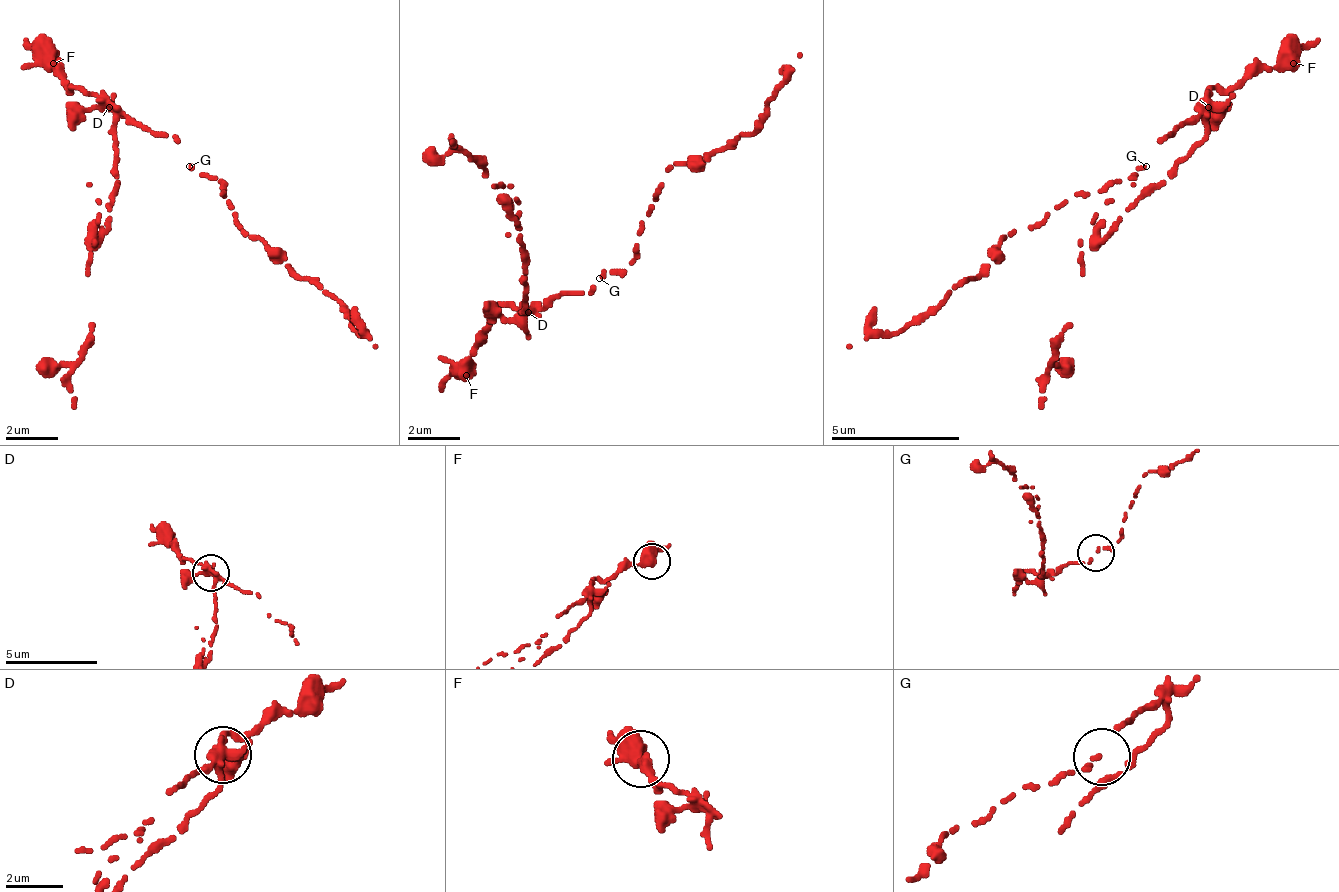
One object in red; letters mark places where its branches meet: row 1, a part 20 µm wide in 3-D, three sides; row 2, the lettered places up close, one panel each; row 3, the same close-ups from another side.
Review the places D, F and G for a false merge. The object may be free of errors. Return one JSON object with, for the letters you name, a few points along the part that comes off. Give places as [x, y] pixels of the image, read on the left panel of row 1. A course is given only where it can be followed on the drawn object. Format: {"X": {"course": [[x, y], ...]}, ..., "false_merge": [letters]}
{"D": {"course": [[107, 108], [119, 179], [93, 251], [88, 328], [68, 374], [72, 406]]}, "false_merge": ["D"]}

